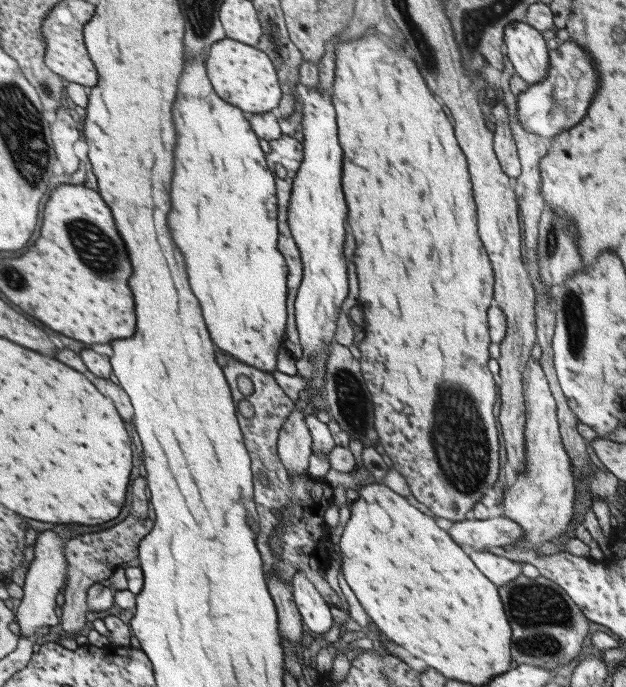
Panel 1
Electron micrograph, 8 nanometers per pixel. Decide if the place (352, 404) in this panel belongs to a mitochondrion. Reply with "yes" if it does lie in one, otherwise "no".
yes

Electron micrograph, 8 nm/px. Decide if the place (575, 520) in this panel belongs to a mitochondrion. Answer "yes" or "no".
no

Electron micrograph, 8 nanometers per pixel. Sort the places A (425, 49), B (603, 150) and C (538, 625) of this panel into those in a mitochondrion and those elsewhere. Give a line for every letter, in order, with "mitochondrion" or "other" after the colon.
A: mitochondrion
B: other
C: mitochondrion

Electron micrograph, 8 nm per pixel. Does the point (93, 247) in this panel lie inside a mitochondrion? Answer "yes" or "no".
yes

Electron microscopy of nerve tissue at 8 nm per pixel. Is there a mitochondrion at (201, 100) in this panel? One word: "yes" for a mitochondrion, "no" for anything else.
no

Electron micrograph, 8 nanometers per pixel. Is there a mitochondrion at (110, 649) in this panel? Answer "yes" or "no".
no

